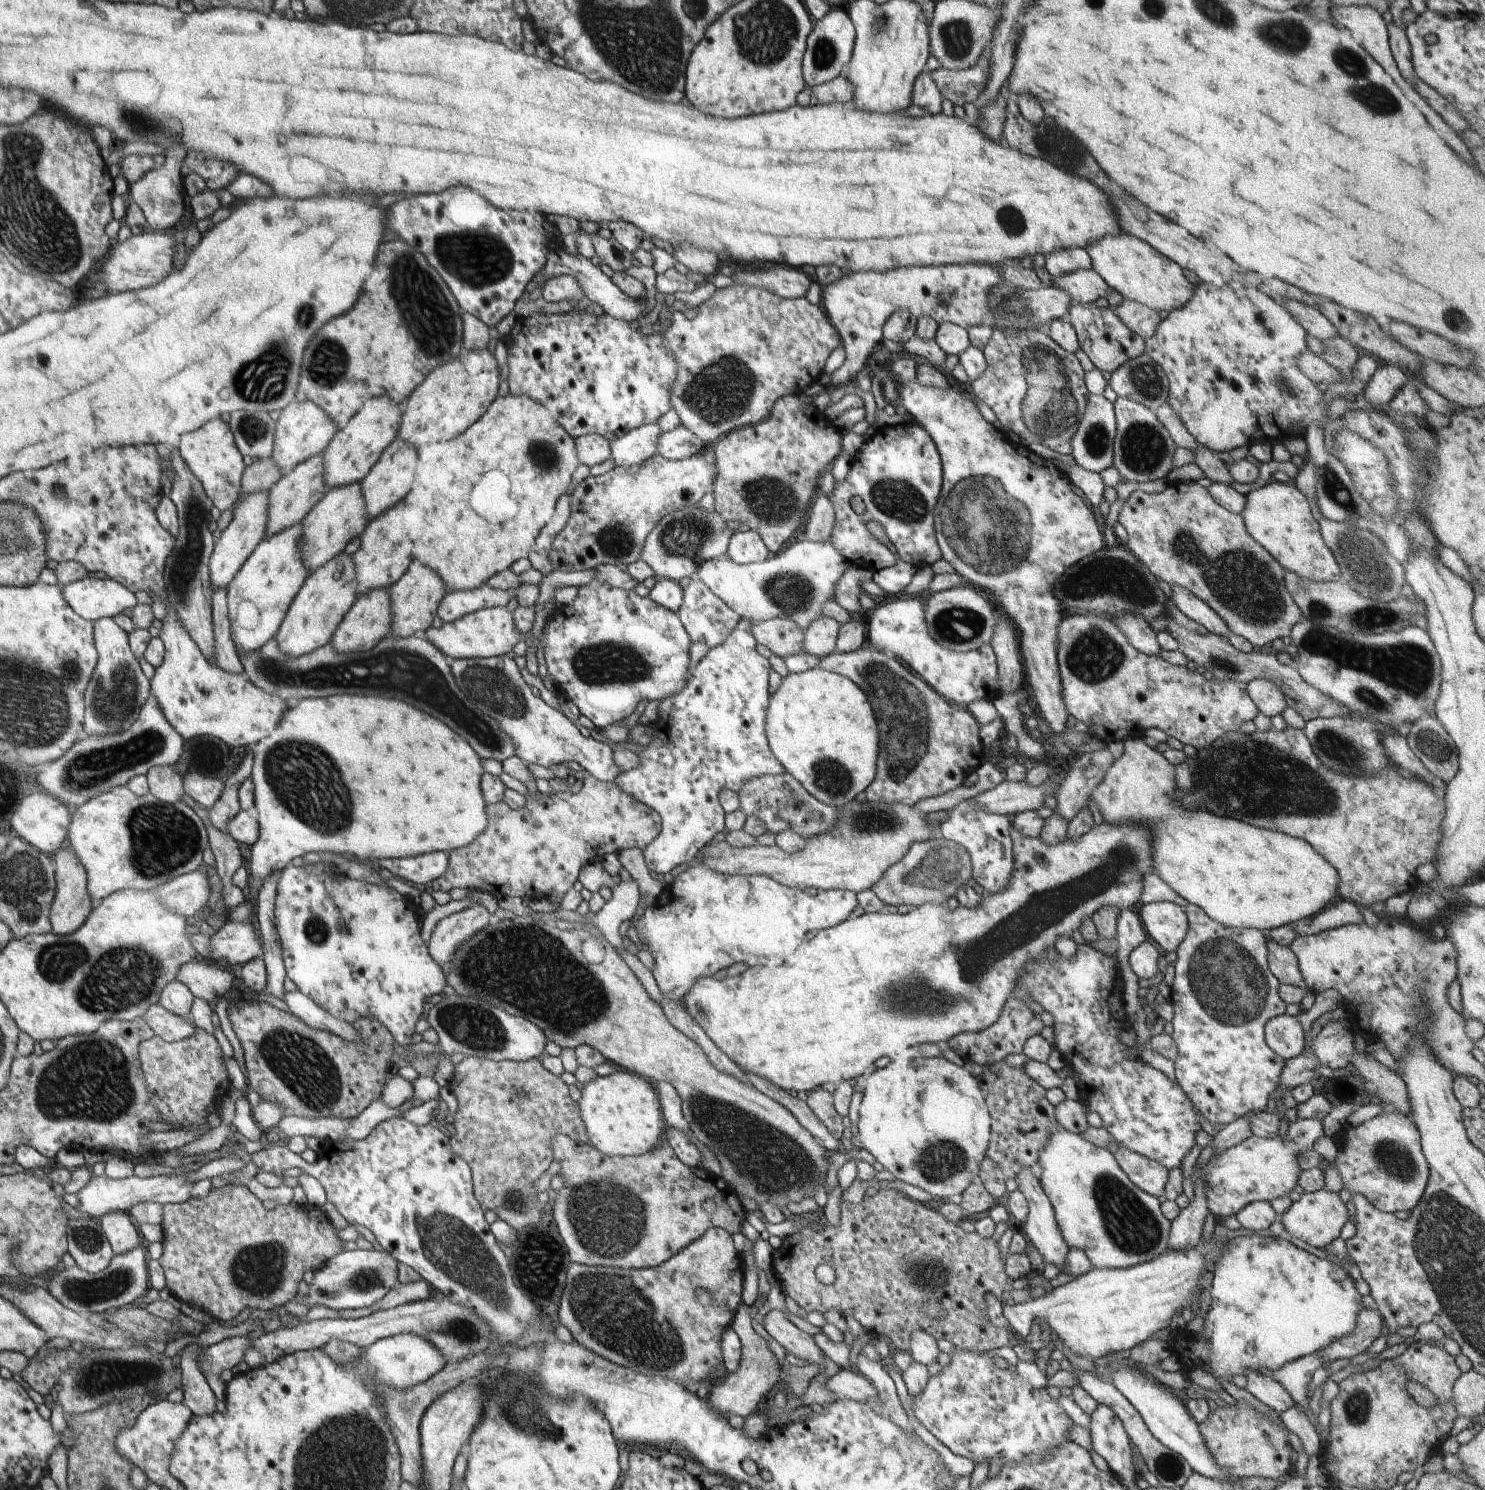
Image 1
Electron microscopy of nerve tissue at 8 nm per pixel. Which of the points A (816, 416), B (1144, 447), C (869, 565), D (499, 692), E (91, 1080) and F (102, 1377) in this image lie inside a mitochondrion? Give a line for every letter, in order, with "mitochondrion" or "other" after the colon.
A: other
B: mitochondrion
C: other
D: mitochondrion
E: mitochondrion
F: mitochondrion

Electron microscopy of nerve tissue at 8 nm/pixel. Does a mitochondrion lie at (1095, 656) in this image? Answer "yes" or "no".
yes

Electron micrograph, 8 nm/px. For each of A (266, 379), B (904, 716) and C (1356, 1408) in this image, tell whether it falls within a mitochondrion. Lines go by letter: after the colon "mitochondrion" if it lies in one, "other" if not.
A: mitochondrion
B: mitochondrion
C: mitochondrion

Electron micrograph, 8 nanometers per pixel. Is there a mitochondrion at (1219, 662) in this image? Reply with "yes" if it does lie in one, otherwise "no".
yes

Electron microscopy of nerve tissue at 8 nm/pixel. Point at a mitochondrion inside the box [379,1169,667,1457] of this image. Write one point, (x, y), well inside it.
(450, 1246)

